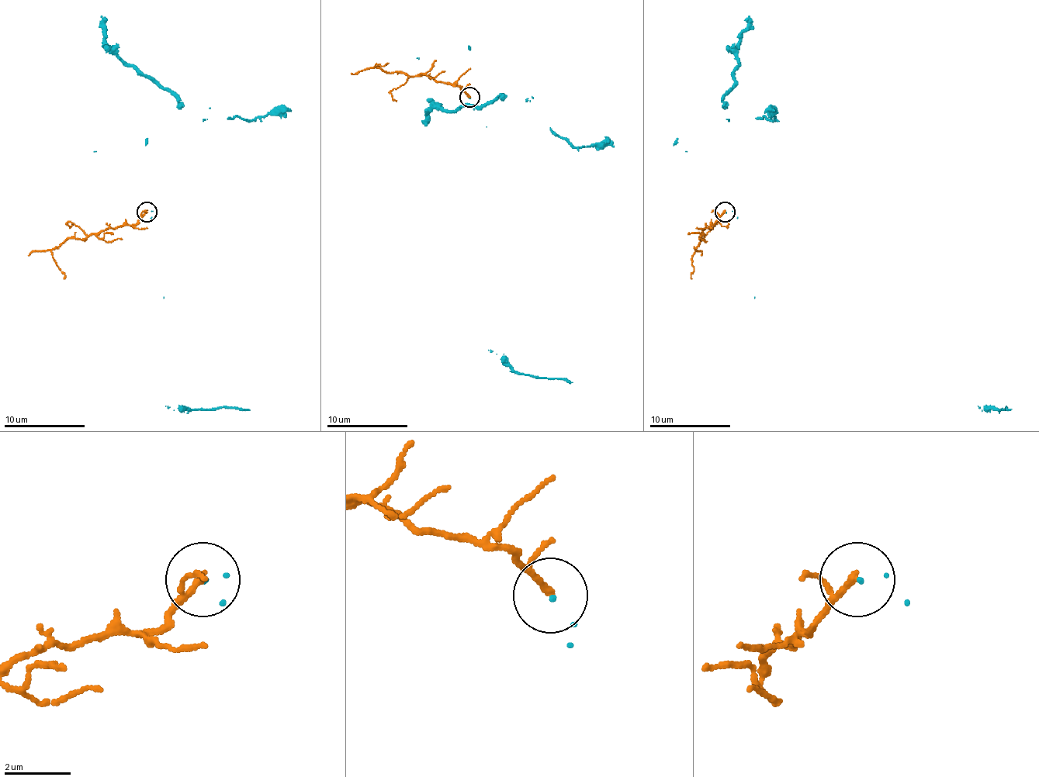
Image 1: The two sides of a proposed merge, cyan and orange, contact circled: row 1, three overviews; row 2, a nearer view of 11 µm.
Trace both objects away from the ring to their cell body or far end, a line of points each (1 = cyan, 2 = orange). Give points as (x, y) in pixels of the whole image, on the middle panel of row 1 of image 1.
1: (469, 97), (486, 127), (489, 349), (496, 353), (515, 371), (572, 381)
2: (469, 97), (456, 84), (438, 82), (424, 74), (408, 77), (373, 67), (383, 67), (386, 64)

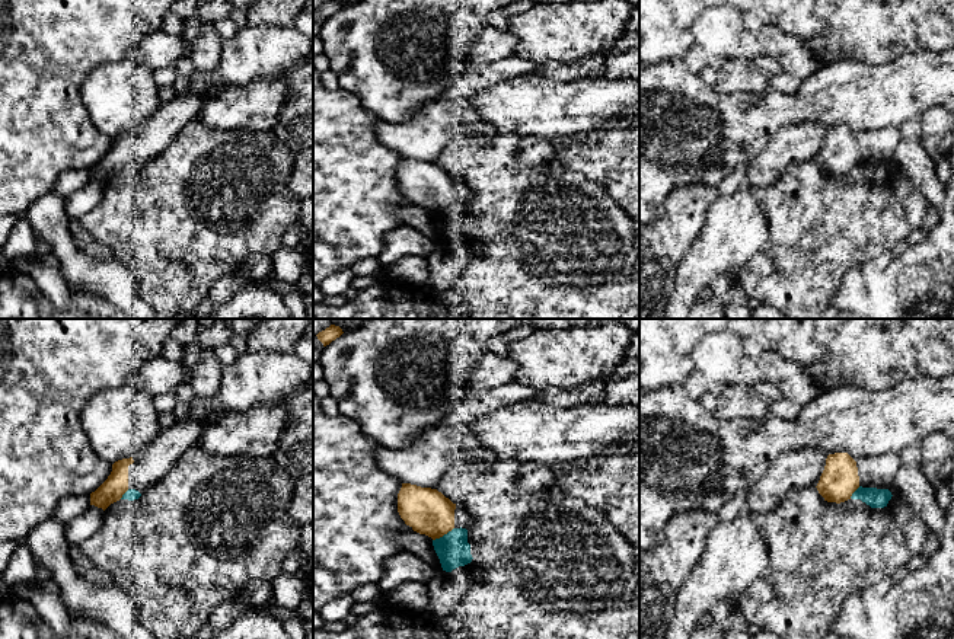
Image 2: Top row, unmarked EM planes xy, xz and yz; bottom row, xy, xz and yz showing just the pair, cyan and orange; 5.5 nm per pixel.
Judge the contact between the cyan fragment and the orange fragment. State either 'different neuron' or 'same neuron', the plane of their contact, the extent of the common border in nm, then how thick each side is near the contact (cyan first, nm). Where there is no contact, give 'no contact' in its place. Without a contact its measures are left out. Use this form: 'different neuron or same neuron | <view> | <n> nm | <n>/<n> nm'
different neuron | xz | 140 nm | 190/240 nm

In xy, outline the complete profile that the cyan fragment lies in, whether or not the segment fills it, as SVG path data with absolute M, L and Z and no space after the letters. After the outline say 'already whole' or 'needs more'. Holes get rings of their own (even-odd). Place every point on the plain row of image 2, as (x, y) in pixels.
M195 118L144 167L128 163L119 175L111 178L103 185L99 202L80 217L79 223L90 237L112 250L114 259L118 259L130 269L138 282L140 297L154 310L156 317L173 319L182 313L195 313L197 306L208 297L213 284L221 277L236 272L249 256L256 253L271 256L283 246L283 237L287 229L297 223L300 214L300 201L287 189L291 172L293 154L272 131L253 131L246 128L213 130Z | needs more

